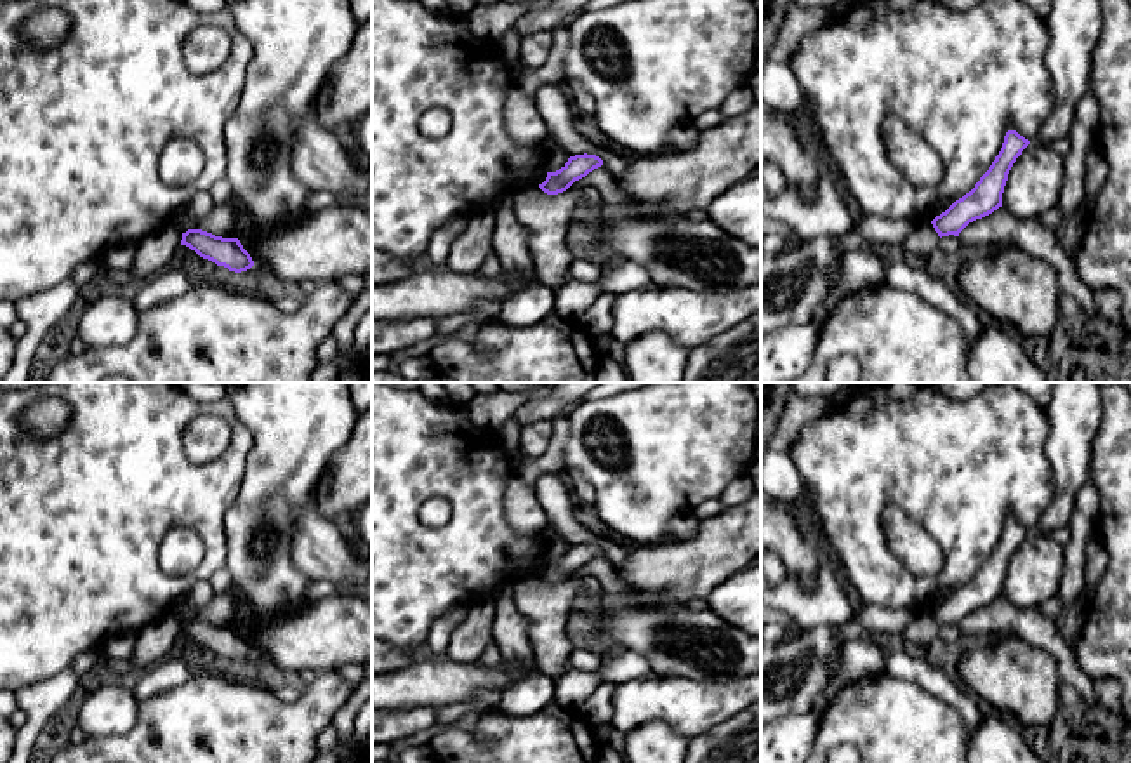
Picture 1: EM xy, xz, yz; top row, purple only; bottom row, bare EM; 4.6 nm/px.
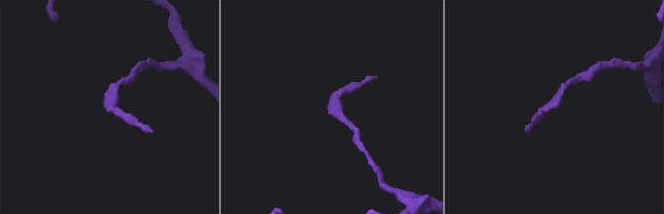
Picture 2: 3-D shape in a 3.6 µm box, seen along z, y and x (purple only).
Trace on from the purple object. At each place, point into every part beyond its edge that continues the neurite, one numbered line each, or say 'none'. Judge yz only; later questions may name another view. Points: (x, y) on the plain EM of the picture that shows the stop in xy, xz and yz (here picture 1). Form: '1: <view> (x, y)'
none

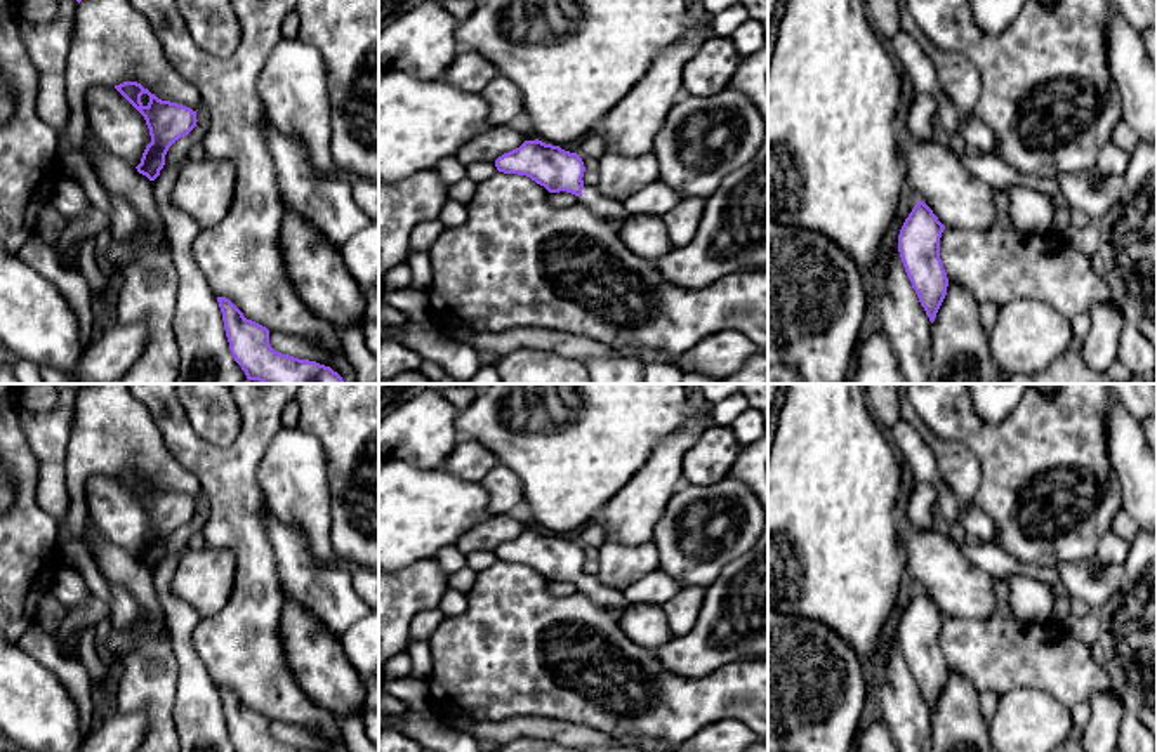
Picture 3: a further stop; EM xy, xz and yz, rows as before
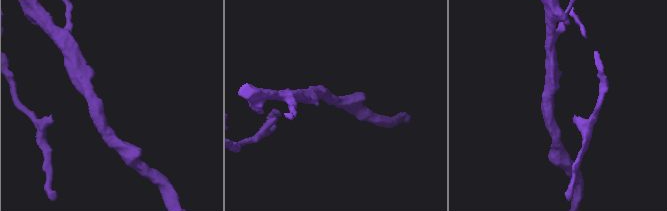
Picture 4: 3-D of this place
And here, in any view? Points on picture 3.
1: xz (608, 598)

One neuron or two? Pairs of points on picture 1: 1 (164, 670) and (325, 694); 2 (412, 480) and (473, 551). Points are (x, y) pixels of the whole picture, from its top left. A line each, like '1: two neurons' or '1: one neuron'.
1: two neurons
2: one neuron

